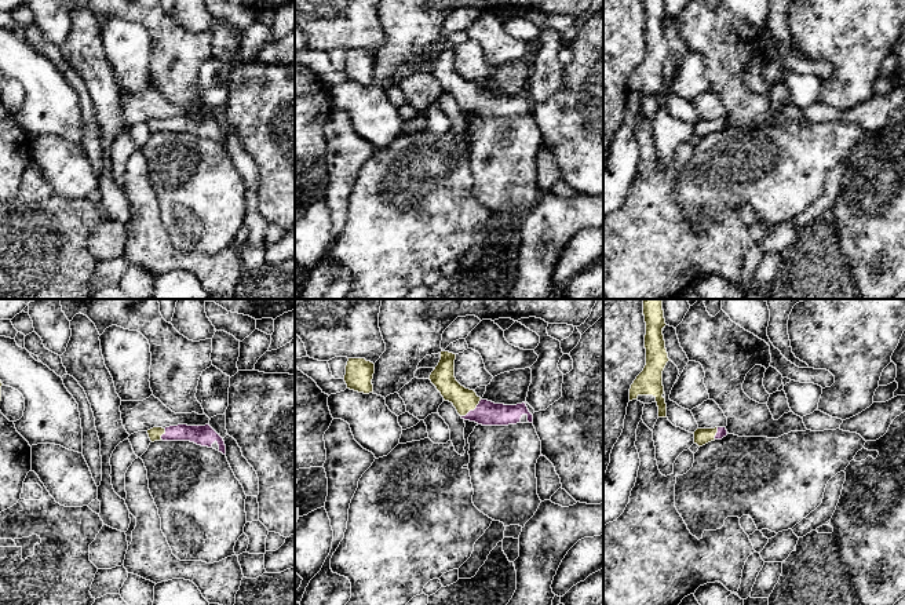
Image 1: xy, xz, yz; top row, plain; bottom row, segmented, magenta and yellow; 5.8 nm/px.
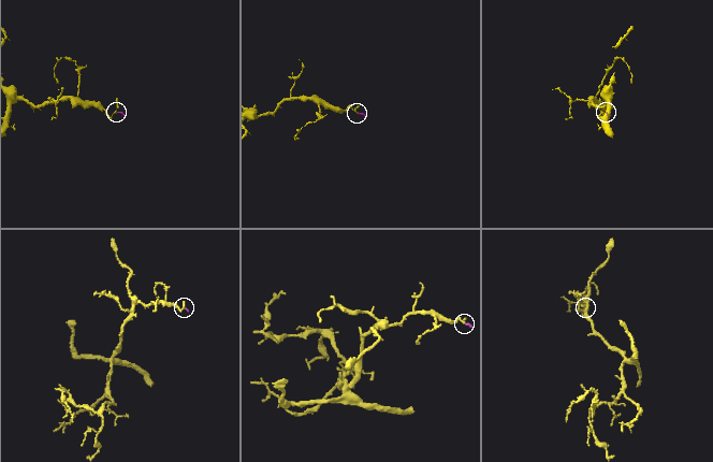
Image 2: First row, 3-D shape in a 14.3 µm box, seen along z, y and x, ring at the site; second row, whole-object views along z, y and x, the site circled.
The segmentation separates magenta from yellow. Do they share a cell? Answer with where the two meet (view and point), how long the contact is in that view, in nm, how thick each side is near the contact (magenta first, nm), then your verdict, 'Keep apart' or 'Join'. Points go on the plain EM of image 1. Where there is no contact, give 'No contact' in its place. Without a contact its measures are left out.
Touches magenta at xz (474, 101). Shared border 160 nm. Thickness 140 nm (magenta) against 140 nm. Join

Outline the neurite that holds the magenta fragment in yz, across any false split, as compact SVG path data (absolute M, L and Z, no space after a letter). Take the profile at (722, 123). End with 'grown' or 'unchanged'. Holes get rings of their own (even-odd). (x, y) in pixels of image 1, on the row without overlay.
M715 119L715 120L697 120L694 124L694 135L703 138L711 132L722 131L727 127L726 119Z; grown

